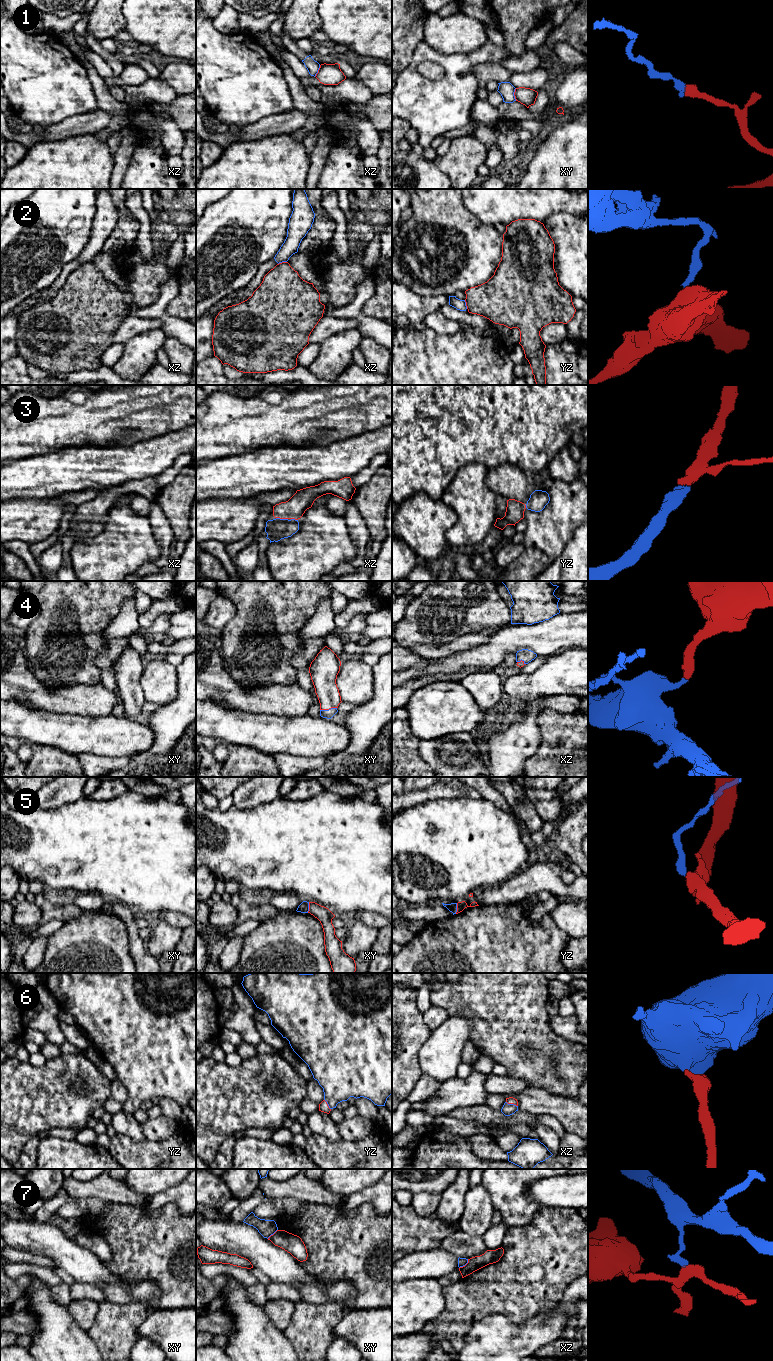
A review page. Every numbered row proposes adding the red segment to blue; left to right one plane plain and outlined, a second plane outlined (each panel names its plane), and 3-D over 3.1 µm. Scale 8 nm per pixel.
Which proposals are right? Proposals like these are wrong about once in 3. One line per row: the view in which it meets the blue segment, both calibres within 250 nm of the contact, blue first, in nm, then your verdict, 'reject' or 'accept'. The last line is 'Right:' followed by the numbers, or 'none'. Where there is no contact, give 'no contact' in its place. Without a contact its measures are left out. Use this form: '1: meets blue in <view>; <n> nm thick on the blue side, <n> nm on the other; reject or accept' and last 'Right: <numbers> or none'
1: meets blue in xy; 120 nm thick on the blue side, 140 nm on the other; reject
2: meets blue in xz; 140 nm thick on the blue side, 380 nm on the other; reject
3: meets blue in xz; 170 nm thick on the blue side, 170 nm on the other; accept
4: meets blue in xy; 70 nm thick on the blue side, 190 nm on the other; accept
5: meets blue in xy; 80 nm thick on the blue side, 120 nm on the other; reject
6: meets blue in xz; 100 nm thick on the blue side, 60 nm on the other; accept
7: meets blue in xz; 70 nm thick on the blue side, 110 nm on the other; reject
Right: 3, 4, 6

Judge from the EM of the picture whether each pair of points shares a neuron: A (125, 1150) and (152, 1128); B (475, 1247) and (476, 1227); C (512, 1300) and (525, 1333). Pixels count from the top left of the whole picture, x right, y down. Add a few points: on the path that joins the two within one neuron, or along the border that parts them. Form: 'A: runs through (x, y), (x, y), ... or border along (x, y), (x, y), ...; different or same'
A: border along (146, 1138), (157, 1141); different
B: border along (461, 1229), (471, 1235), (481, 1236); different
C: border along (541, 1310), (519, 1322), (511, 1322), (498, 1314); different

